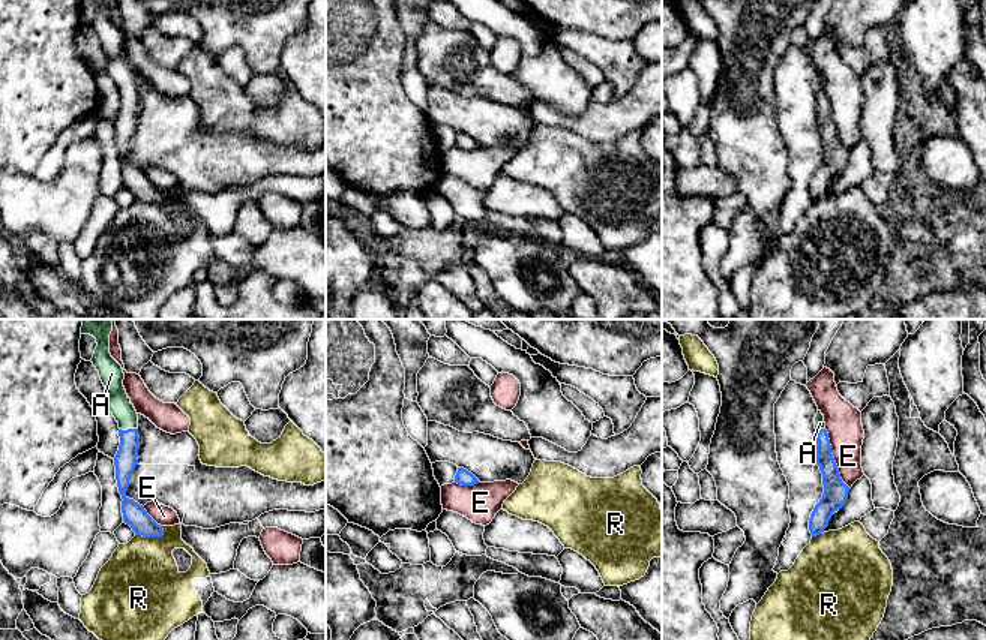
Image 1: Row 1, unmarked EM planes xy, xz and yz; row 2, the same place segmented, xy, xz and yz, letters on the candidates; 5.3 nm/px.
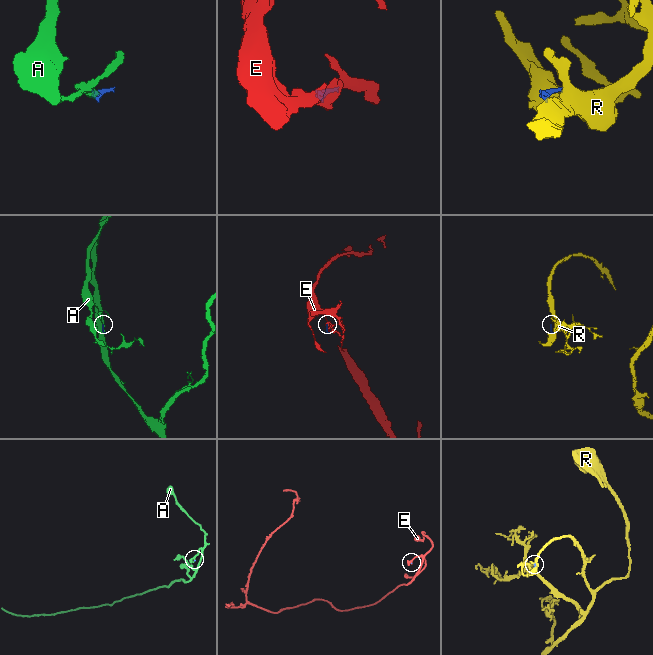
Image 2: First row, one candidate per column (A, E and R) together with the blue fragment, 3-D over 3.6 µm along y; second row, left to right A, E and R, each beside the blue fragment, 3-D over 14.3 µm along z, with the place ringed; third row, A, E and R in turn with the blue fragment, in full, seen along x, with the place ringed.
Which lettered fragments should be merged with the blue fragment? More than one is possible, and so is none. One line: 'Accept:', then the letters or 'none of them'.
Accept: A

